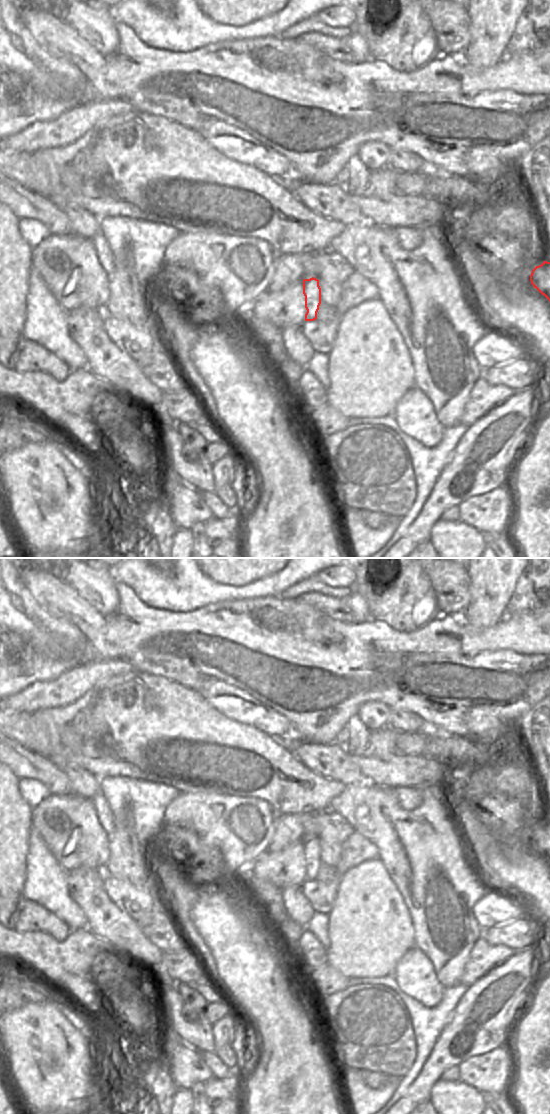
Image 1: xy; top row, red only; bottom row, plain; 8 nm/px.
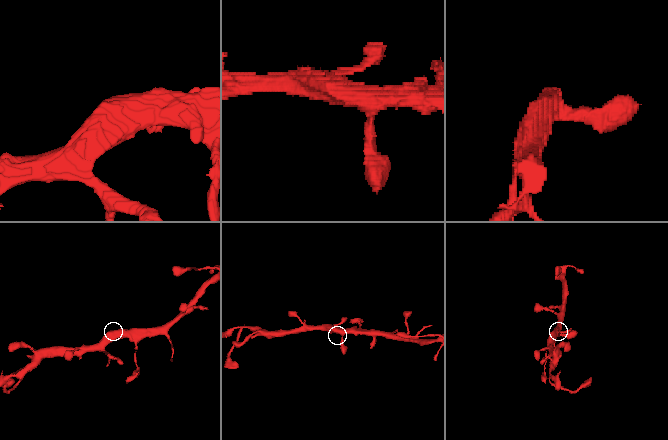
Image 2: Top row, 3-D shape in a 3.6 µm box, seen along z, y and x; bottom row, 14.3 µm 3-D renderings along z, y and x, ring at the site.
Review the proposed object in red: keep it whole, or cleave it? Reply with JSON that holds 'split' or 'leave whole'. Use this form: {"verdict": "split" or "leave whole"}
{"verdict": "leave whole"}

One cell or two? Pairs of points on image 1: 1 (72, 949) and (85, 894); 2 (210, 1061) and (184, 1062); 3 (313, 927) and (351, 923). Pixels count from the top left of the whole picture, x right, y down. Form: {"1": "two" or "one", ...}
{"1": "two", "2": "two", "3": "two"}

